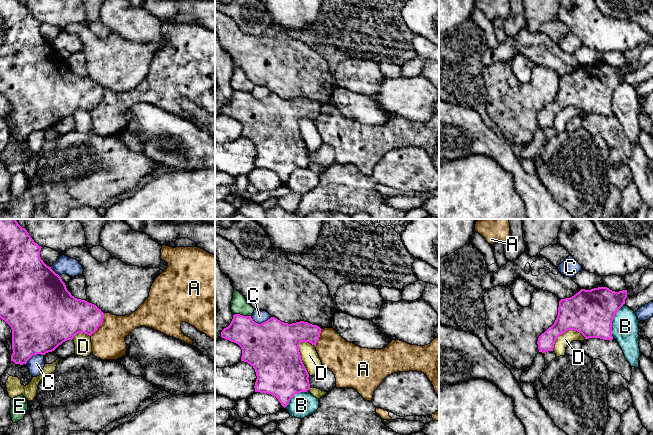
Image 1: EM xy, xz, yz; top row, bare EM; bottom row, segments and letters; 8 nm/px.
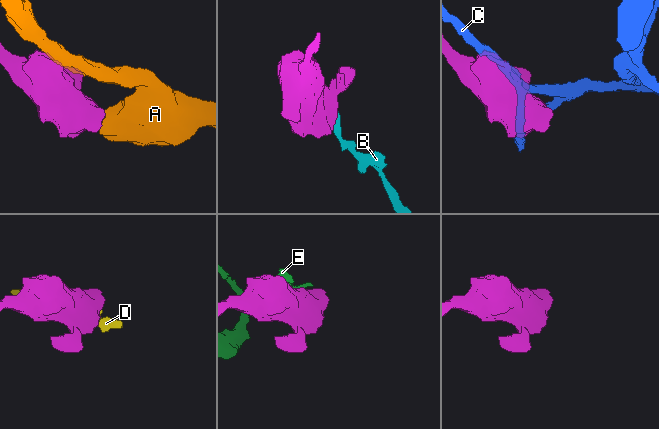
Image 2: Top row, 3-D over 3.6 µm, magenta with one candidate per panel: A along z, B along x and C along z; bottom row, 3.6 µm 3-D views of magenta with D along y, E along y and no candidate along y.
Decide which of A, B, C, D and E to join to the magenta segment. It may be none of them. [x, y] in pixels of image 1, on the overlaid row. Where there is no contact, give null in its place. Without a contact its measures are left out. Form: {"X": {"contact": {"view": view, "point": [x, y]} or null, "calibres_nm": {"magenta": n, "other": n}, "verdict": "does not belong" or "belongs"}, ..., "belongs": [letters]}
{"A": {"contact": {"view": "xy", "point": [101, 323]}, "calibres_nm": {"magenta": 300, "other": 280}, "verdict": "does not belong"}, "B": {"contact": {"view": "yz", "point": [612, 320]}, "calibres_nm": {"magenta": 360, "other": 220}, "verdict": "does not belong"}, "C": {"contact": {"view": "xz", "point": [261, 323]}, "calibres_nm": {"magenta": 440, "other": 110}, "verdict": "does not belong"}, "D": {"contact": {"view": "xz", "point": [300, 358]}, "calibres_nm": {"magenta": 440, "other": 140}, "verdict": "does not belong"}, "E": {"contact": {"view": "xz", "point": [242, 315]}, "calibres_nm": {"magenta": 280, "other": 140}, "verdict": "does not belong"}, "belongs": []}

